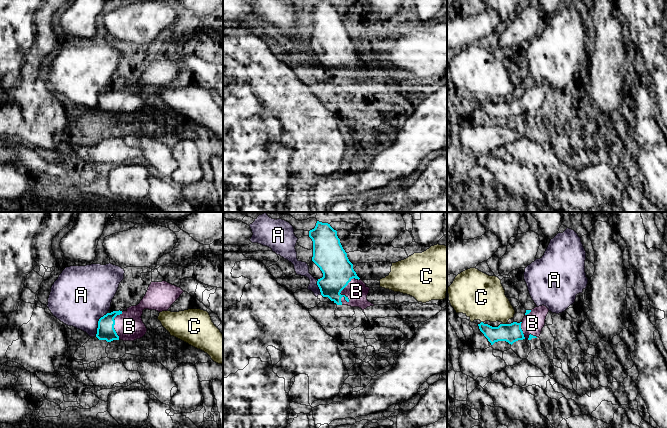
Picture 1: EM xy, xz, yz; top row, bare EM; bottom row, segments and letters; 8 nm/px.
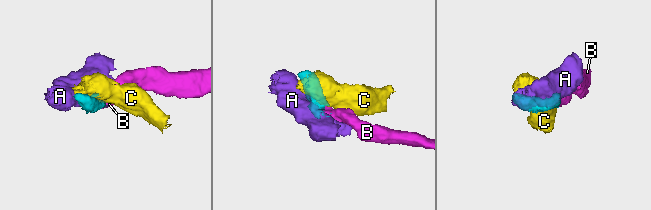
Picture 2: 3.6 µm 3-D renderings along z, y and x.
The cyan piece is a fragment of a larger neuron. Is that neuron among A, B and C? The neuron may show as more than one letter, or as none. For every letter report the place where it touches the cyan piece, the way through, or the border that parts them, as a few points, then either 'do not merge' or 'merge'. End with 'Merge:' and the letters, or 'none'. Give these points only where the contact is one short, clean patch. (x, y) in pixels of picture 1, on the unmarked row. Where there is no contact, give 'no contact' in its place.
A: contact xy (98, 100); do not merge
B: contact xz (344, 63); way xz (337, 46), (339, 57), (344, 63), (356, 67); merge
C: contact yz (506, 100); do not merge
Merge: B

